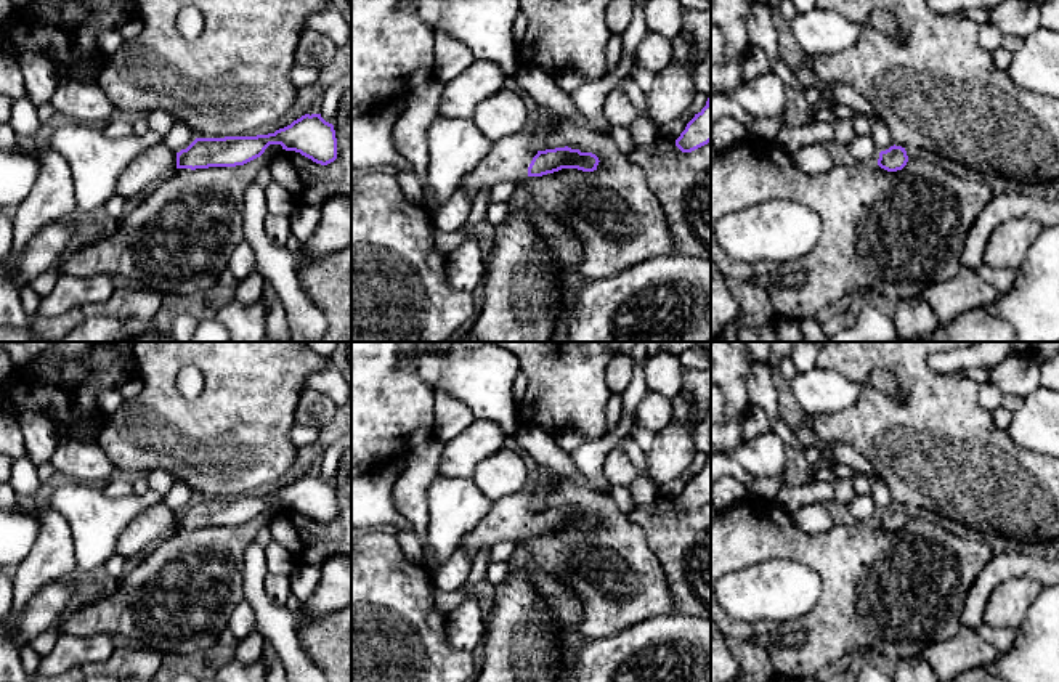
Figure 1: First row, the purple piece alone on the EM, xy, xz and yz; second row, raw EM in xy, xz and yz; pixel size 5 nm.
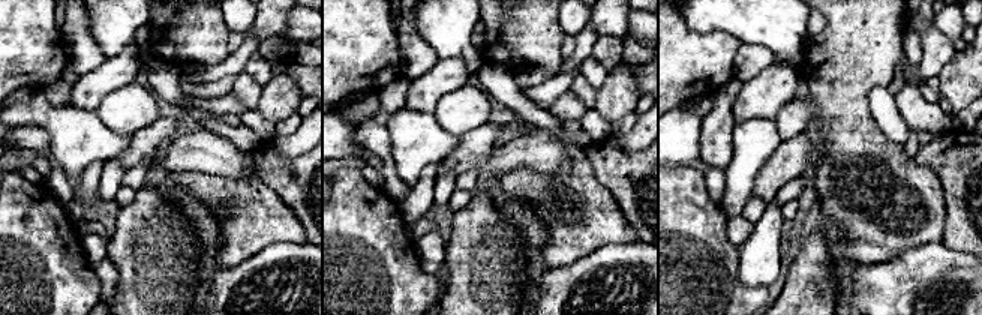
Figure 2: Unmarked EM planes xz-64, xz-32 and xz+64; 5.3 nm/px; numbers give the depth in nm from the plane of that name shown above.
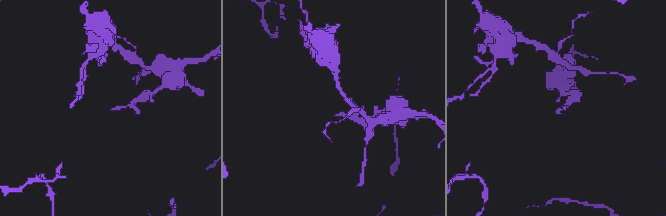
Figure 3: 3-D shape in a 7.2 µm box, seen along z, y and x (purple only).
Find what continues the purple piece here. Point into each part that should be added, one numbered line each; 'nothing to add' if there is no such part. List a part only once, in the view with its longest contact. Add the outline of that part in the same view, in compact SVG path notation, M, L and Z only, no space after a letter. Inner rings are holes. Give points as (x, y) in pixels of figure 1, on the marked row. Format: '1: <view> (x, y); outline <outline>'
1: xz (511, 156); outline M530 128L494 141L485 159L461 181L469 201L472 202L478 193L491 189L497 183L525 181L538 151L539 143Z

